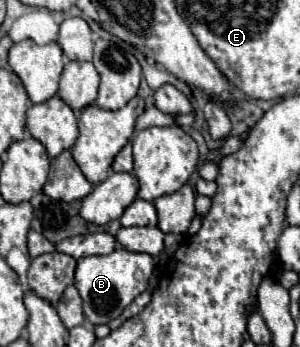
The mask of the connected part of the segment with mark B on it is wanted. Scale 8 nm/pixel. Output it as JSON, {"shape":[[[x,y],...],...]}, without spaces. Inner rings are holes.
{"shape":[[[117,247],[113,253],[103,257],[85,257],[77,261],[75,269],[75,287],[83,299],[85,317],[93,323],[109,323],[111,319],[119,317],[121,311],[147,289],[147,281],[155,267],[155,259],[145,253],[133,253],[123,247]]]}

